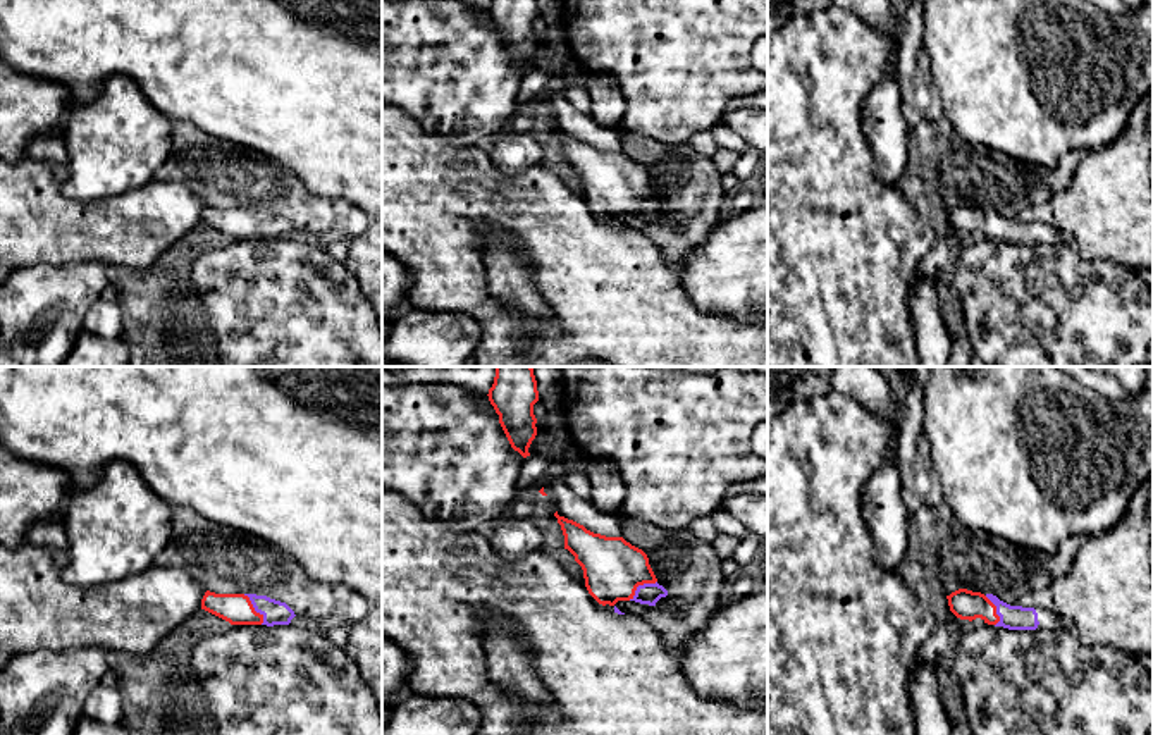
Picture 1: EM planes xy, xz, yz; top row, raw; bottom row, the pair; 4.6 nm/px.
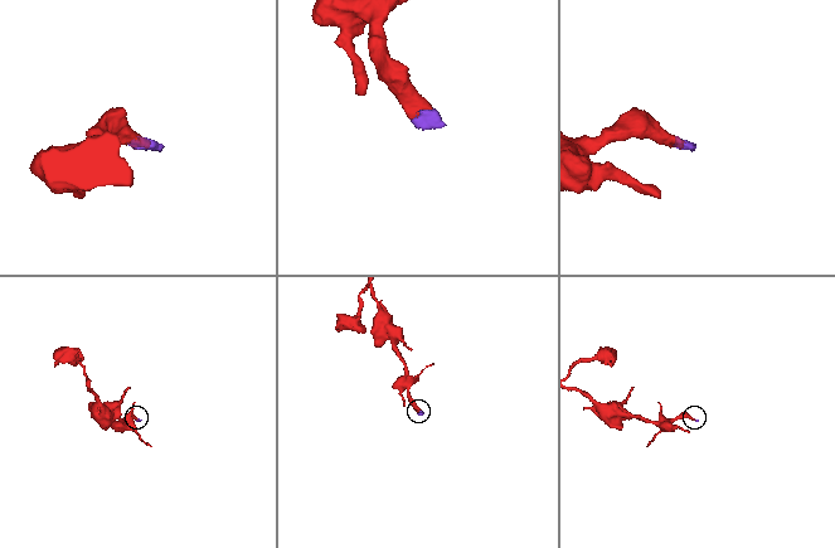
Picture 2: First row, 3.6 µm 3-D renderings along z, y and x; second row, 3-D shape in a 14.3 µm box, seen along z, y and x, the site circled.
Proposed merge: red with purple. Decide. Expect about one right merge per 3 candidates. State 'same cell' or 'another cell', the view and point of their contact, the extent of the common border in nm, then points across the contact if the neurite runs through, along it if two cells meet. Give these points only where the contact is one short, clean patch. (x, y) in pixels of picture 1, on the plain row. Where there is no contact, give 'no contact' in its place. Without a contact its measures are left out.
same cell; meets red in xy at (253, 222); contact 170 nm long; runs through xy (236, 222), (253, 222), (274, 226)

